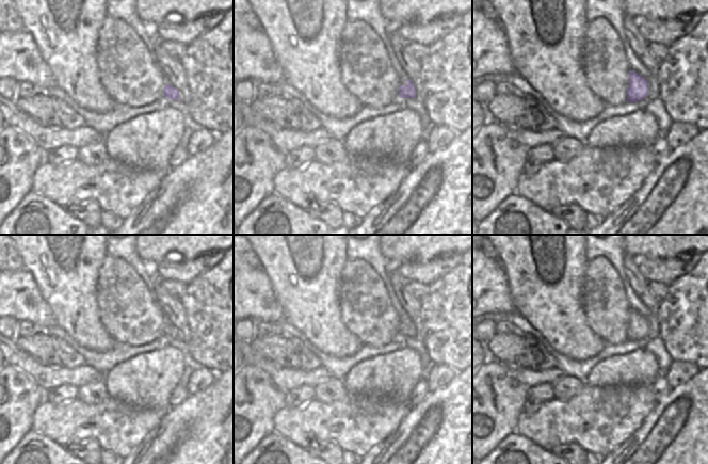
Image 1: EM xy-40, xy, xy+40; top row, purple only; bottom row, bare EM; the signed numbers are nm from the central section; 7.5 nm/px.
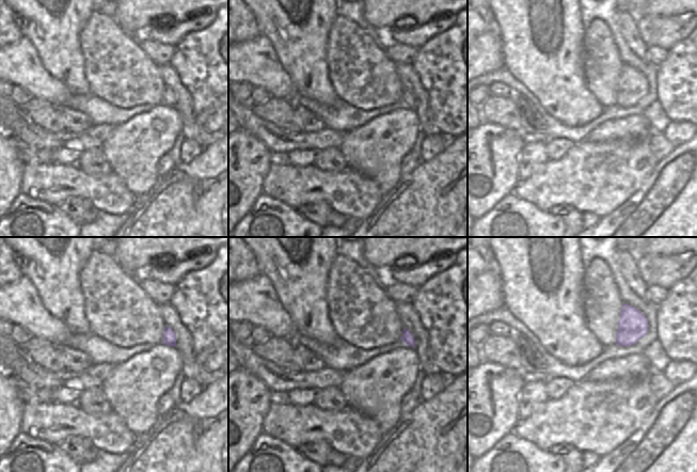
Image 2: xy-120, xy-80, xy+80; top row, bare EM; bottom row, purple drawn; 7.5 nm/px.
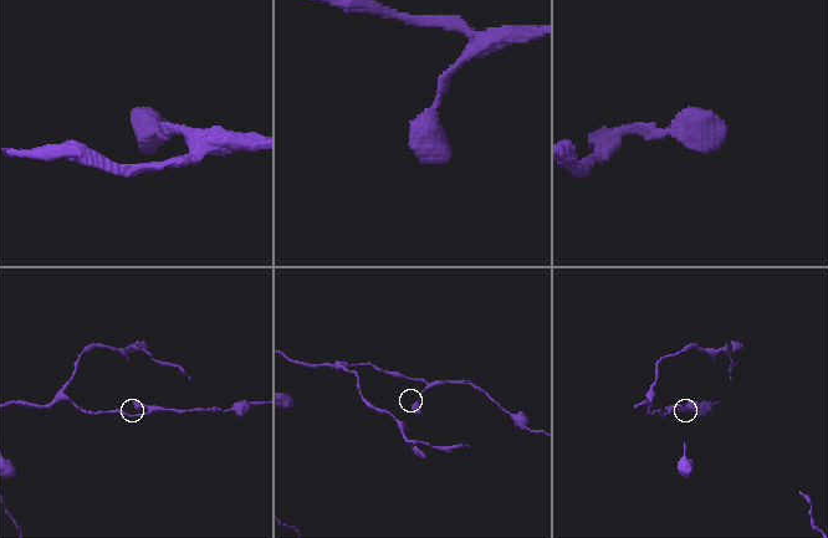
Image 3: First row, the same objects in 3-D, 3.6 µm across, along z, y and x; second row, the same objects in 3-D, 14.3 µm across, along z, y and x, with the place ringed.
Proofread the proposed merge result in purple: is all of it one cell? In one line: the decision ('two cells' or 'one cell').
one cell

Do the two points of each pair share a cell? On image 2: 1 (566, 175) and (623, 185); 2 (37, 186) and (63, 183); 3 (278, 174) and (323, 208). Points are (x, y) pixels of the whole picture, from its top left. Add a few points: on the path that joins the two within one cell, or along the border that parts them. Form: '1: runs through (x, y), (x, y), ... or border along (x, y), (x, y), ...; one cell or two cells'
1: runs through (580, 177), (610, 177); one cell
2: runs through (44, 183), (57, 183); one cell
3: border along (297, 208), (316, 201), (326, 201), (332, 208); two cells

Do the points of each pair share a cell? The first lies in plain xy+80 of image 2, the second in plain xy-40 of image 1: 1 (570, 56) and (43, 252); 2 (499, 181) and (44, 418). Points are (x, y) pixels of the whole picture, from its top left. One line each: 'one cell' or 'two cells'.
1: one cell
2: two cells

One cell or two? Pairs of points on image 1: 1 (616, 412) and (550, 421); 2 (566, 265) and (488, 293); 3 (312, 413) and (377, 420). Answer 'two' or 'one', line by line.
1: one
2: two
3: one

